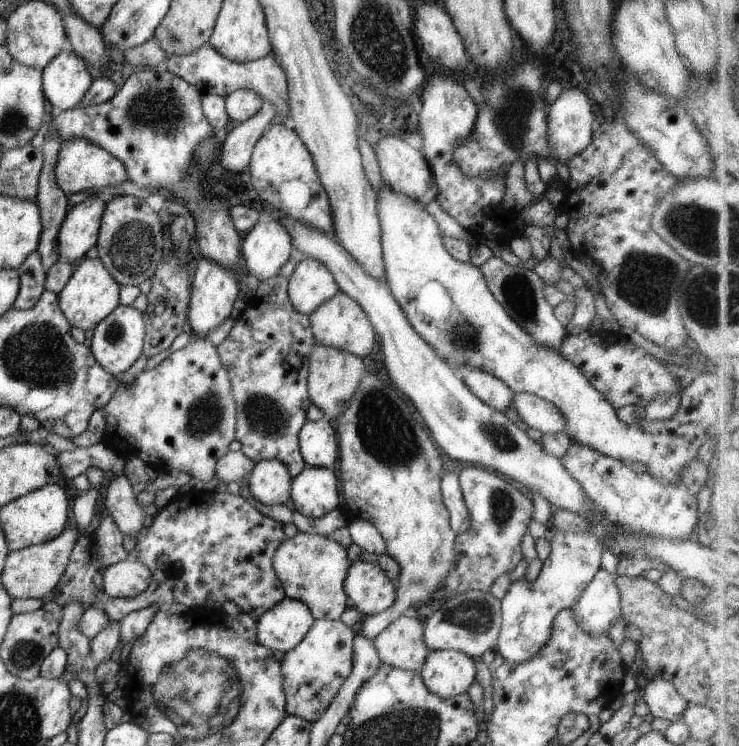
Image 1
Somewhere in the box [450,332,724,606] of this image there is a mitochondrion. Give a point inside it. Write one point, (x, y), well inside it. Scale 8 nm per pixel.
(502, 506)

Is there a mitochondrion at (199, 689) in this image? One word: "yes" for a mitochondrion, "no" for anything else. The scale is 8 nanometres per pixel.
yes

